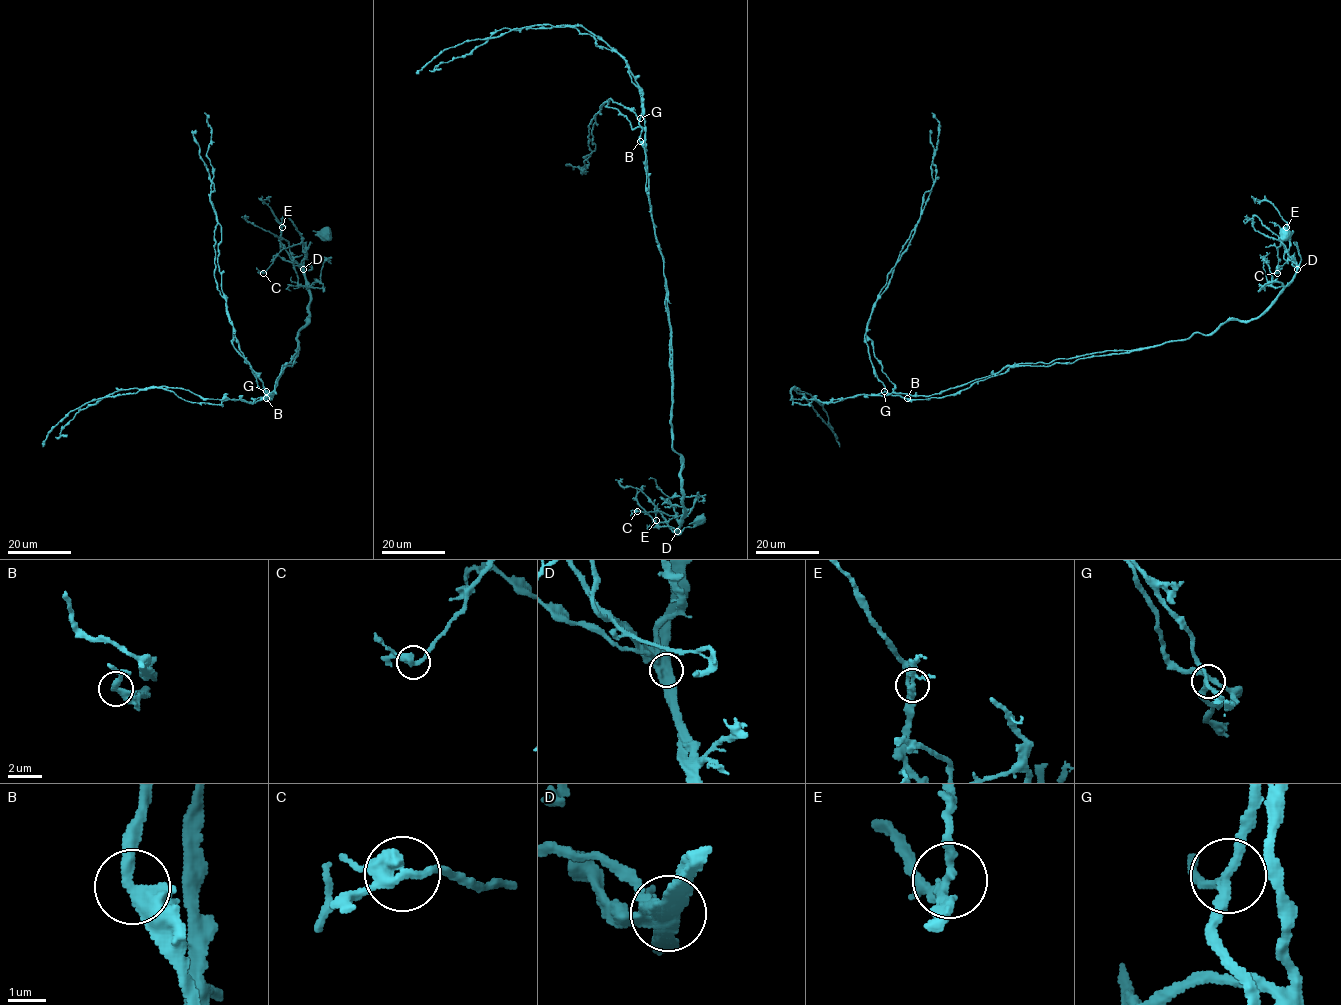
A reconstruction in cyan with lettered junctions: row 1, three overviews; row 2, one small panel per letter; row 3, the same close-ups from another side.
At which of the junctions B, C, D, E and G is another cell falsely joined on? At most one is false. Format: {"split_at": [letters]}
{"split_at": ["D"]}

